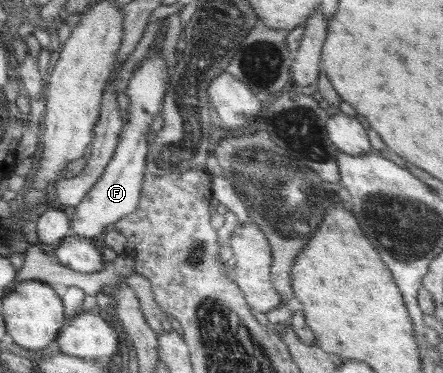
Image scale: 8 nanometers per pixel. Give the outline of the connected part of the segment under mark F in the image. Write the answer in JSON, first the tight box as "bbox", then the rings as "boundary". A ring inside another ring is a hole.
{"bbox":[70,54,169,239],"boundary":[[[154,54],[143,62],[130,78],[128,87],[123,90],[130,101],[127,109],[129,118],[120,133],[120,140],[104,173],[87,192],[82,202],[71,209],[70,234],[93,239],[109,230],[112,223],[118,222],[136,210],[141,197],[147,148],[151,138],[150,125],[163,108],[163,99],[169,84],[169,71],[162,54]]]}

